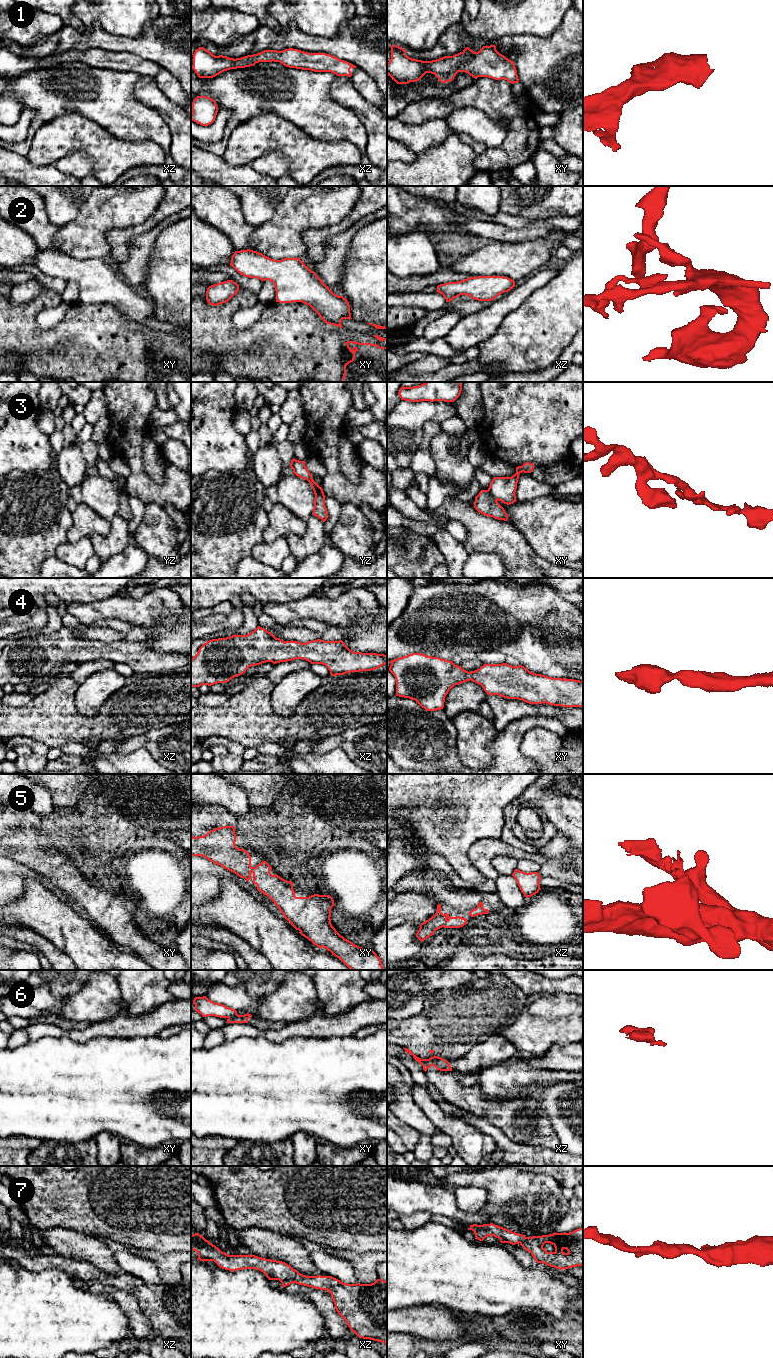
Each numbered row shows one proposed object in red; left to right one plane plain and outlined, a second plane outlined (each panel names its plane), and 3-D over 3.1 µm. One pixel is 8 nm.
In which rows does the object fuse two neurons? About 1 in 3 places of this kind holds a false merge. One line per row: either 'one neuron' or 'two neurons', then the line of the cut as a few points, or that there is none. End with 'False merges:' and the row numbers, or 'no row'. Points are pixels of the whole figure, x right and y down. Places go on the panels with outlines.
1: one neuron; cut none
2: one neuron; cut none
3: two neurons; cut xy (487, 490), (496, 500)
4: one neuron; cut none
5: one neuron; cut none
6: two neurons; cut xy (237, 1014), (228, 1018)
7: one neuron; cut none
False merges: 3, 6

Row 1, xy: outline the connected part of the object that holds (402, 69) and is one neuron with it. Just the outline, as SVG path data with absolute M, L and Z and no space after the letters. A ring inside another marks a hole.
M392 45L391 59L387 63L387 75L397 84L408 84L419 81L426 73L434 74L441 83L450 82L458 72L466 72L473 78L488 77L495 80L507 80L511 84L518 83L518 75L515 63L496 50L495 45L483 46L478 52L466 47L462 52L453 56L444 56L432 61L412 59L406 55L406 50Z

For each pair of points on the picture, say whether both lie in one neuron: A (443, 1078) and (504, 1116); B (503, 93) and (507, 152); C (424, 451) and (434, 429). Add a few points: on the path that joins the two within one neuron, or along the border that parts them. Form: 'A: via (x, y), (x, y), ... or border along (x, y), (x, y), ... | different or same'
A: via (458, 1093), (489, 1108) | same
B: via (506, 108), (513, 115), (513, 137) | same
C: via (424, 446), (429, 434) | same

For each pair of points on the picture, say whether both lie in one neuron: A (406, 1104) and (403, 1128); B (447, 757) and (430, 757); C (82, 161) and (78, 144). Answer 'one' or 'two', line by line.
A: two
B: one
C: two

